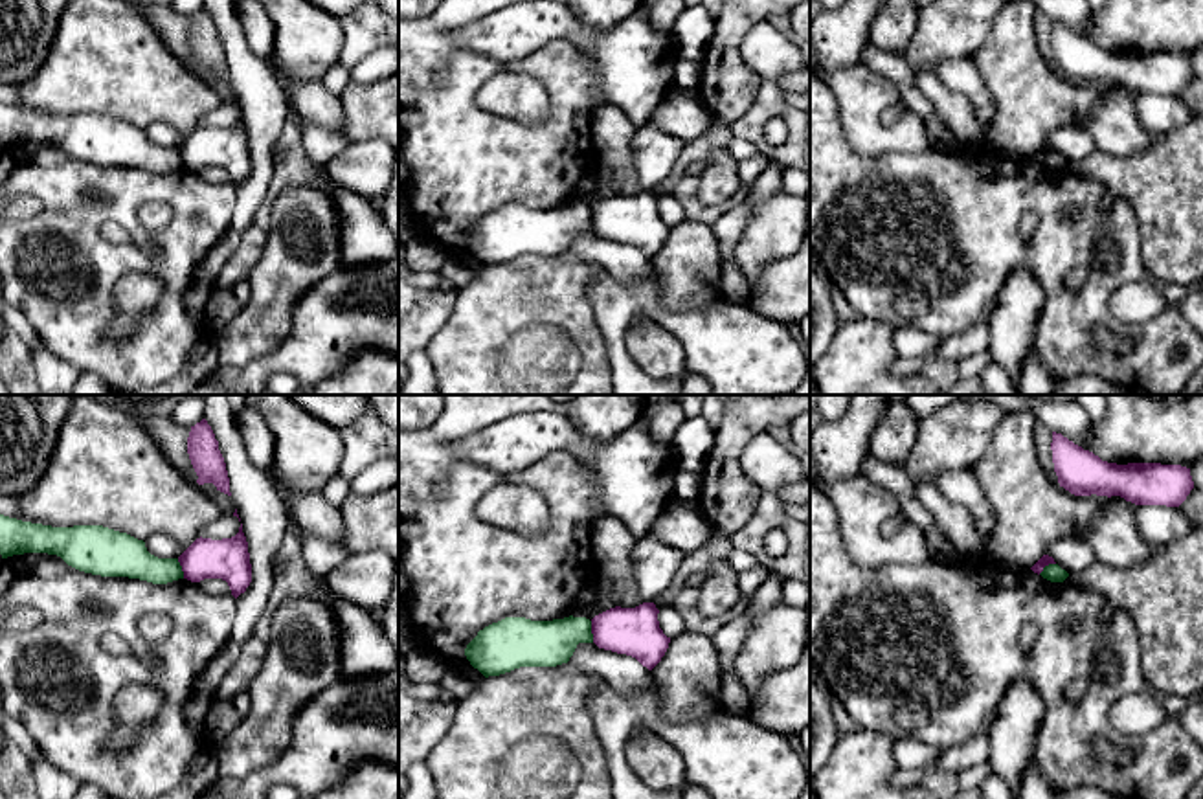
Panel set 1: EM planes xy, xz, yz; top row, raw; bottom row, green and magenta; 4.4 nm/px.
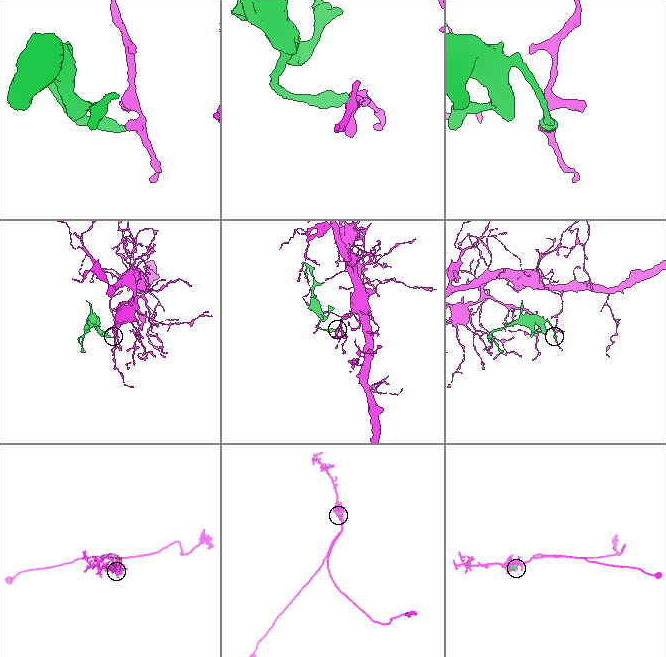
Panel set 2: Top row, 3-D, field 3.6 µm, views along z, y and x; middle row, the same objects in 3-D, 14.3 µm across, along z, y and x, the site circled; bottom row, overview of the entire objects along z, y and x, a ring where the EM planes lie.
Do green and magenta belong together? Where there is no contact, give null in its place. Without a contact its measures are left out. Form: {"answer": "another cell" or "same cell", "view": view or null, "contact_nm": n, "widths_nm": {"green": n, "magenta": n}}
{"answer": "another cell", "view": "xz", "contact_nm": 100, "widths_nm": {"green": 200, "magenta": 220}}

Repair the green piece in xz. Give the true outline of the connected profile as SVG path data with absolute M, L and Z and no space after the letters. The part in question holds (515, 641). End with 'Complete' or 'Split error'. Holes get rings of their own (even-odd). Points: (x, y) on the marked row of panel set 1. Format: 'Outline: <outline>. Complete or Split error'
Outline: M505 617L478 632L465 656L485 678L520 667L557 667L568 663L579 643L593 643L591 621L564 617L531 621Z. Complete

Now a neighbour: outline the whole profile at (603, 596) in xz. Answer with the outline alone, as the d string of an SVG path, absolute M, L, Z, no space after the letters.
M599 579L584 591L582 602L573 610L573 617L593 619L595 615L617 606L617 590L606 580Z

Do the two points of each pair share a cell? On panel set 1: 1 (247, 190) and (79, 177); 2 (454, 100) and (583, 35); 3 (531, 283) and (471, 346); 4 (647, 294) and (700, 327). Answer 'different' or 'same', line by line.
1: different
2: different
3: same
4: same

